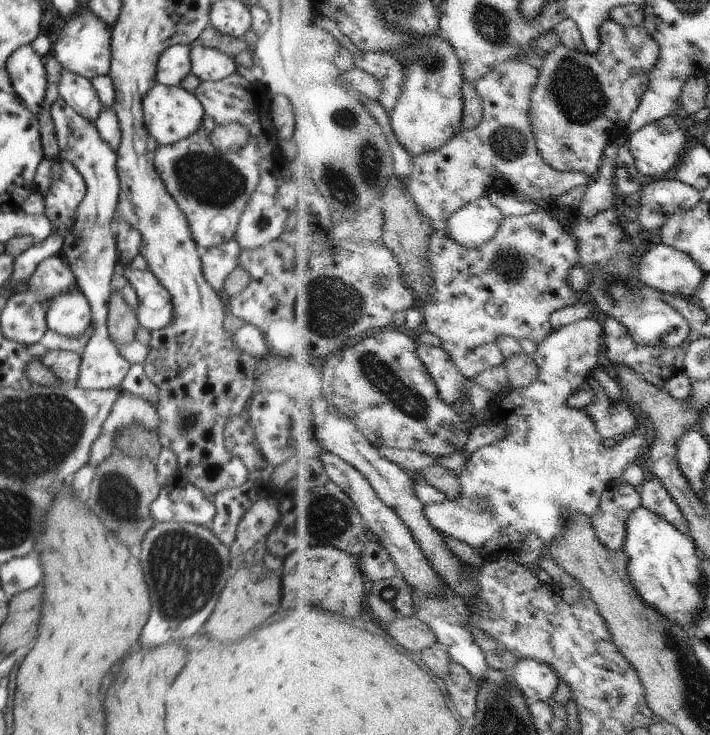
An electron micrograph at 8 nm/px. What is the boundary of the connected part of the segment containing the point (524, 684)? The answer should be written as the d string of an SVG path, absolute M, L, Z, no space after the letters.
M520 659L515 676L521 690L537 702L550 700L561 686L561 676L551 664L539 659Z

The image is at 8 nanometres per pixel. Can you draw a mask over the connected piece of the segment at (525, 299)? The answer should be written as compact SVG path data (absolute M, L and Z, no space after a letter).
M533 212L527 215L505 217L498 234L480 248L466 248L456 242L448 228L439 226L432 236L430 262L434 278L434 296L426 302L422 312L426 319L424 330L437 334L442 346L454 356L459 368L468 378L484 374L490 368L505 364L506 356L498 346L500 336L514 336L518 340L533 340L536 344L544 342L552 332L552 314L567 306L587 301L584 294L576 292L572 268L581 263L580 248L576 234L570 232L570 226L552 216L550 212Z

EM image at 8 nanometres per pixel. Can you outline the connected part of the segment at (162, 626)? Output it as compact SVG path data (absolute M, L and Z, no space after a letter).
M153 522L152 528L144 534L144 540L141 543L140 562L144 570L144 578L150 590L150 600L152 600L152 612L150 620L144 628L144 640L142 646L162 646L164 642L164 632L170 632L172 638L184 640L194 636L202 624L208 620L212 614L218 596L226 586L227 580L233 575L235 570L232 566L233 555L230 547L222 544L211 528L200 526L200 524L178 522Z

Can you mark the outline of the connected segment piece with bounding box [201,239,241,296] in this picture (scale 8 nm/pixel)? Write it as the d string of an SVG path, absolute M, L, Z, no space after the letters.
M232 239L230 242L209 248L201 256L204 278L219 295L224 296L224 281L240 264L240 251L240 246Z

